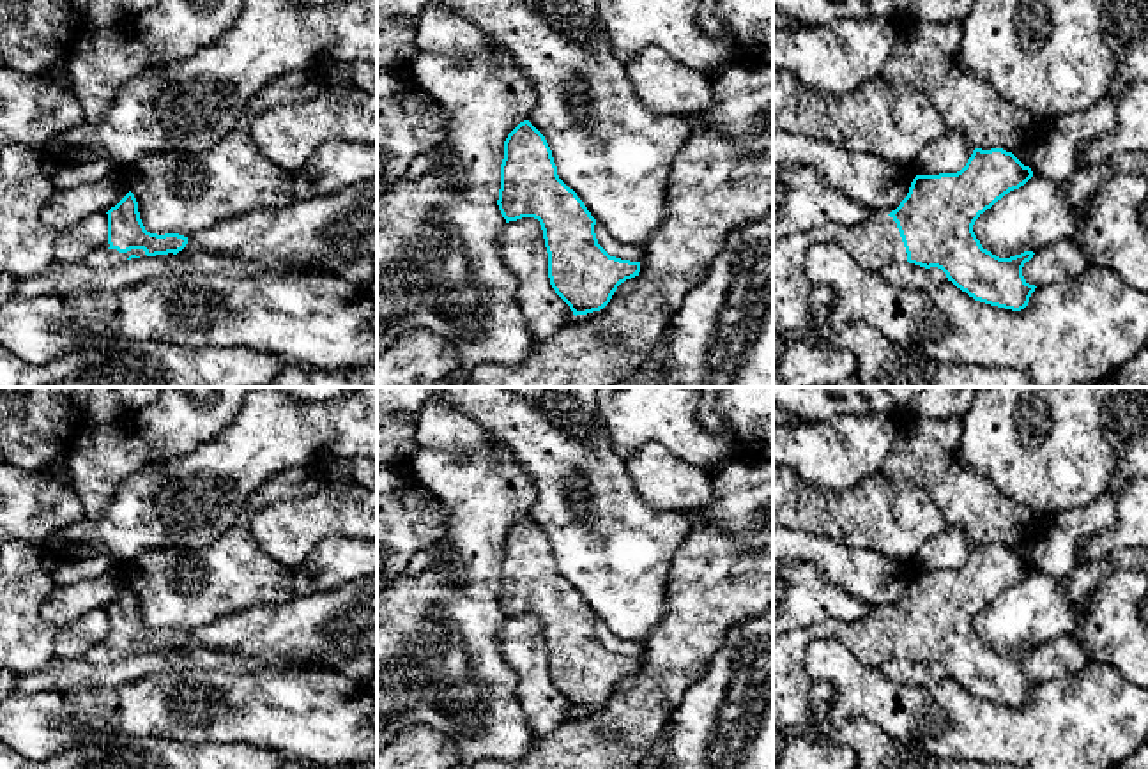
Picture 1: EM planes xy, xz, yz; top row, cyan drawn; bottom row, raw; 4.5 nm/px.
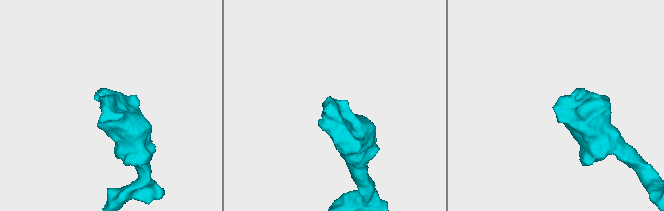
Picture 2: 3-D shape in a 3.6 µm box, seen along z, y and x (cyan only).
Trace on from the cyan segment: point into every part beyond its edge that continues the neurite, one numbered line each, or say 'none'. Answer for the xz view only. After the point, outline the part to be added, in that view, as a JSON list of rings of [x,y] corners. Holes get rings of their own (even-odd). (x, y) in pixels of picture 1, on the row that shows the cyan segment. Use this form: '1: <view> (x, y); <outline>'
none

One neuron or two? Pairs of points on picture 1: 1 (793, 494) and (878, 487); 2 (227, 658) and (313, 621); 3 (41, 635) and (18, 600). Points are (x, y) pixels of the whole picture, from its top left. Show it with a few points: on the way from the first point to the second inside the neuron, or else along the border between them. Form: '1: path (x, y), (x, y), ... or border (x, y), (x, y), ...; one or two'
1: path (814, 504), (857, 504); one
2: path (248, 640), (292, 631); one
3: path (32, 626), (18, 609); one

